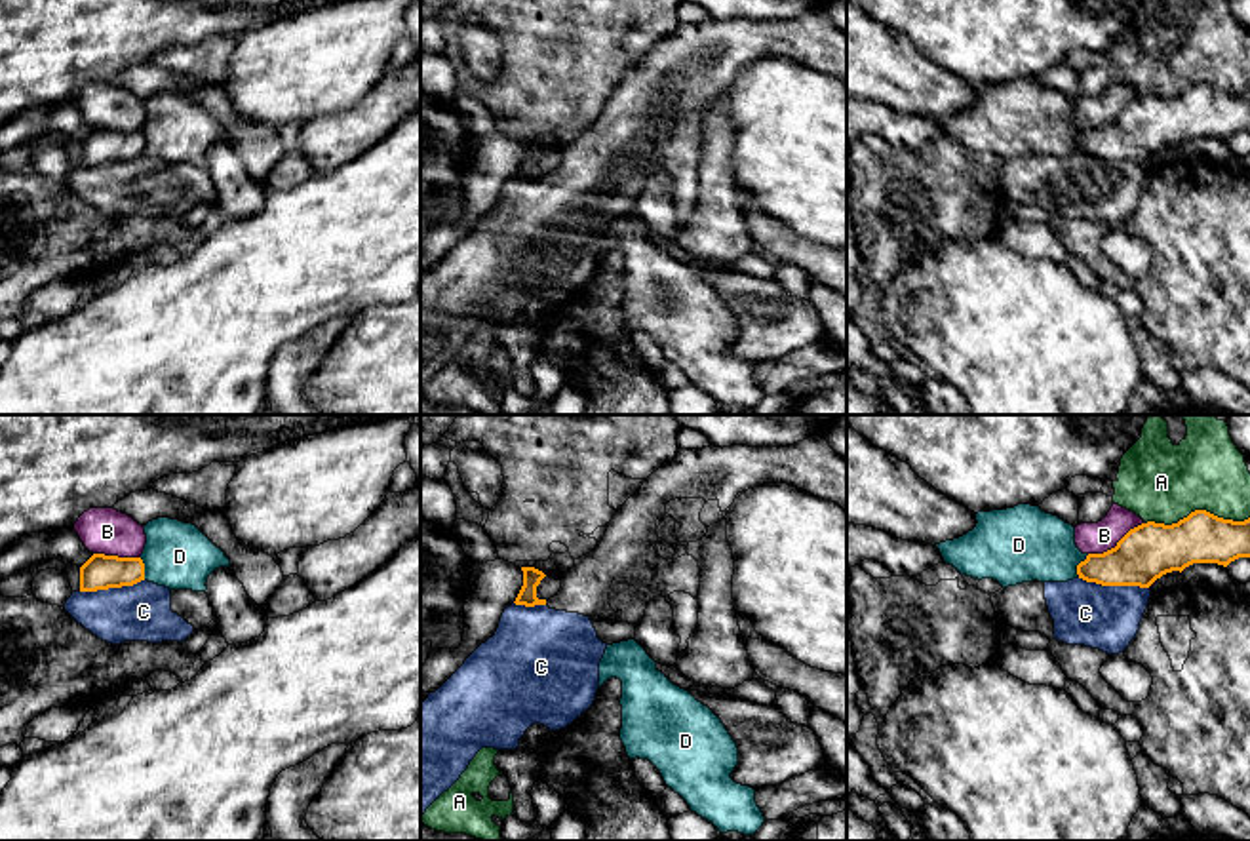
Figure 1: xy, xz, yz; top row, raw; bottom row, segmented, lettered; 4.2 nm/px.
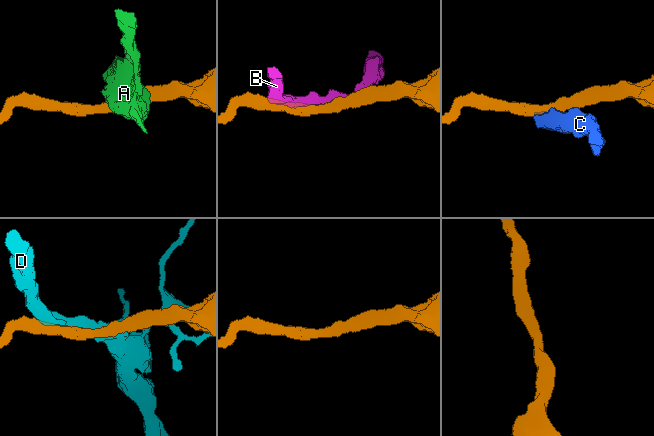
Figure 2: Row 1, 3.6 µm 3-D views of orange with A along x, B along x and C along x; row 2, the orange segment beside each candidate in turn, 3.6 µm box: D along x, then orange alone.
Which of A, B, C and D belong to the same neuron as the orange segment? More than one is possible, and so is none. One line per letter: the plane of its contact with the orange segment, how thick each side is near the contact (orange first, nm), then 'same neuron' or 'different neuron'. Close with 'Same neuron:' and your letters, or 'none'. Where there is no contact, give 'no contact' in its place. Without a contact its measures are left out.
A: yz | 220/340 nm | different neuron
B: yz | 240/130 nm | different neuron
C: yz | 240/280 nm | different neuron
D: yz | 220/320 nm | different neuron
Same neuron: none

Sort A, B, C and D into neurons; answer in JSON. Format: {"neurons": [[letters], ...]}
{"neurons": [["A"], ["B"], ["C"], ["D"]]}

